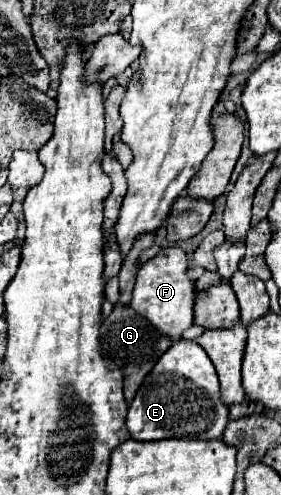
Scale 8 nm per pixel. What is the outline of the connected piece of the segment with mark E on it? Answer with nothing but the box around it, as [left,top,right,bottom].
[127,341,229,441]

